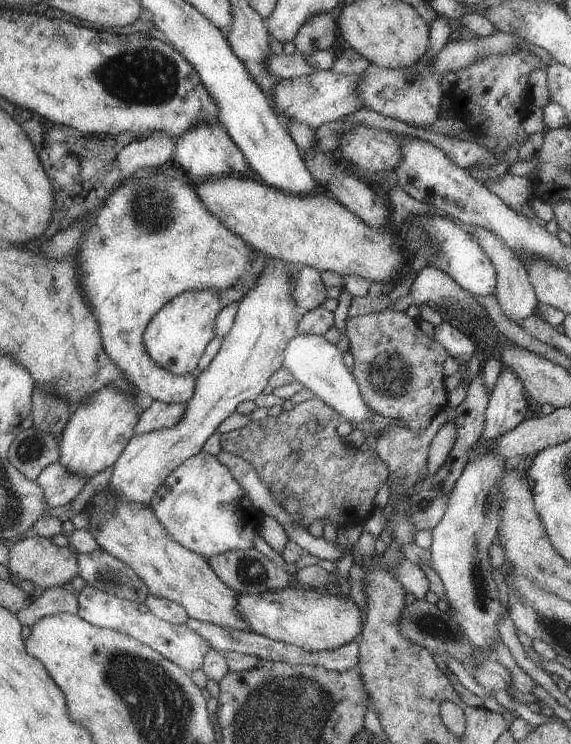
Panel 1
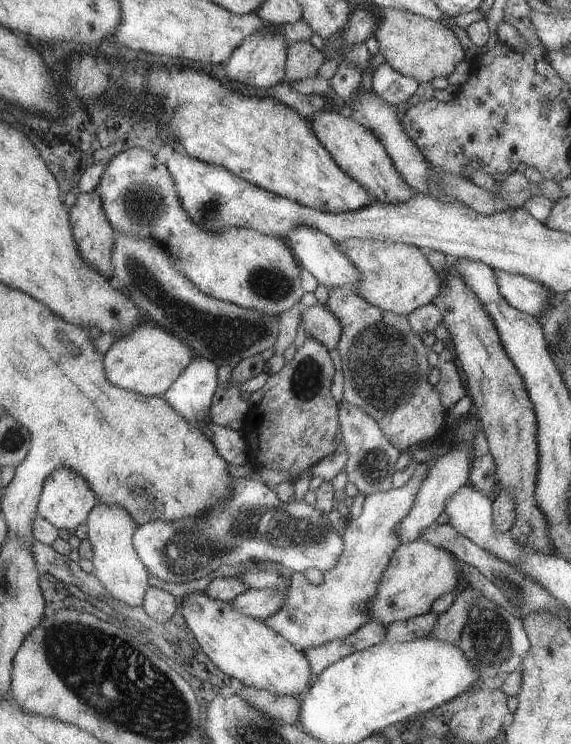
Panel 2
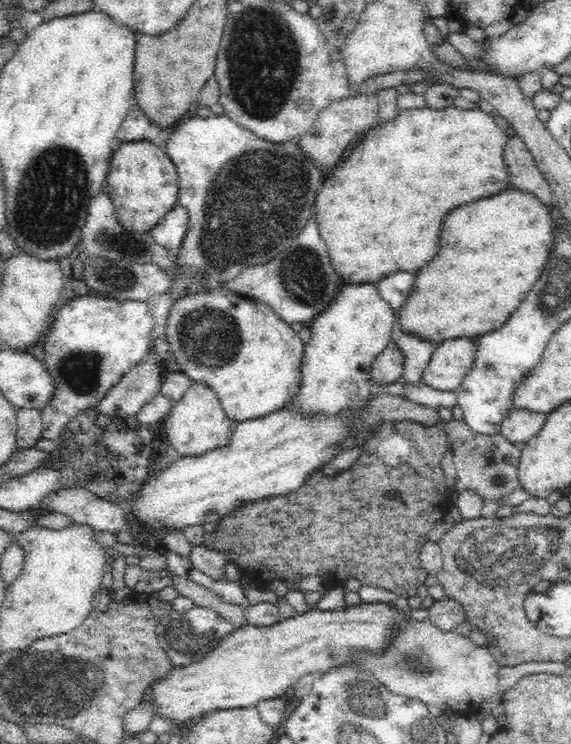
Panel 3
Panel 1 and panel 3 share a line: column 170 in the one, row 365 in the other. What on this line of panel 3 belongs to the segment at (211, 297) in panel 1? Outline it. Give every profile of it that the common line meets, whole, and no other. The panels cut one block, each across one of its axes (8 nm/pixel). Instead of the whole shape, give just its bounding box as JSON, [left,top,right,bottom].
[282,283,396,417]

